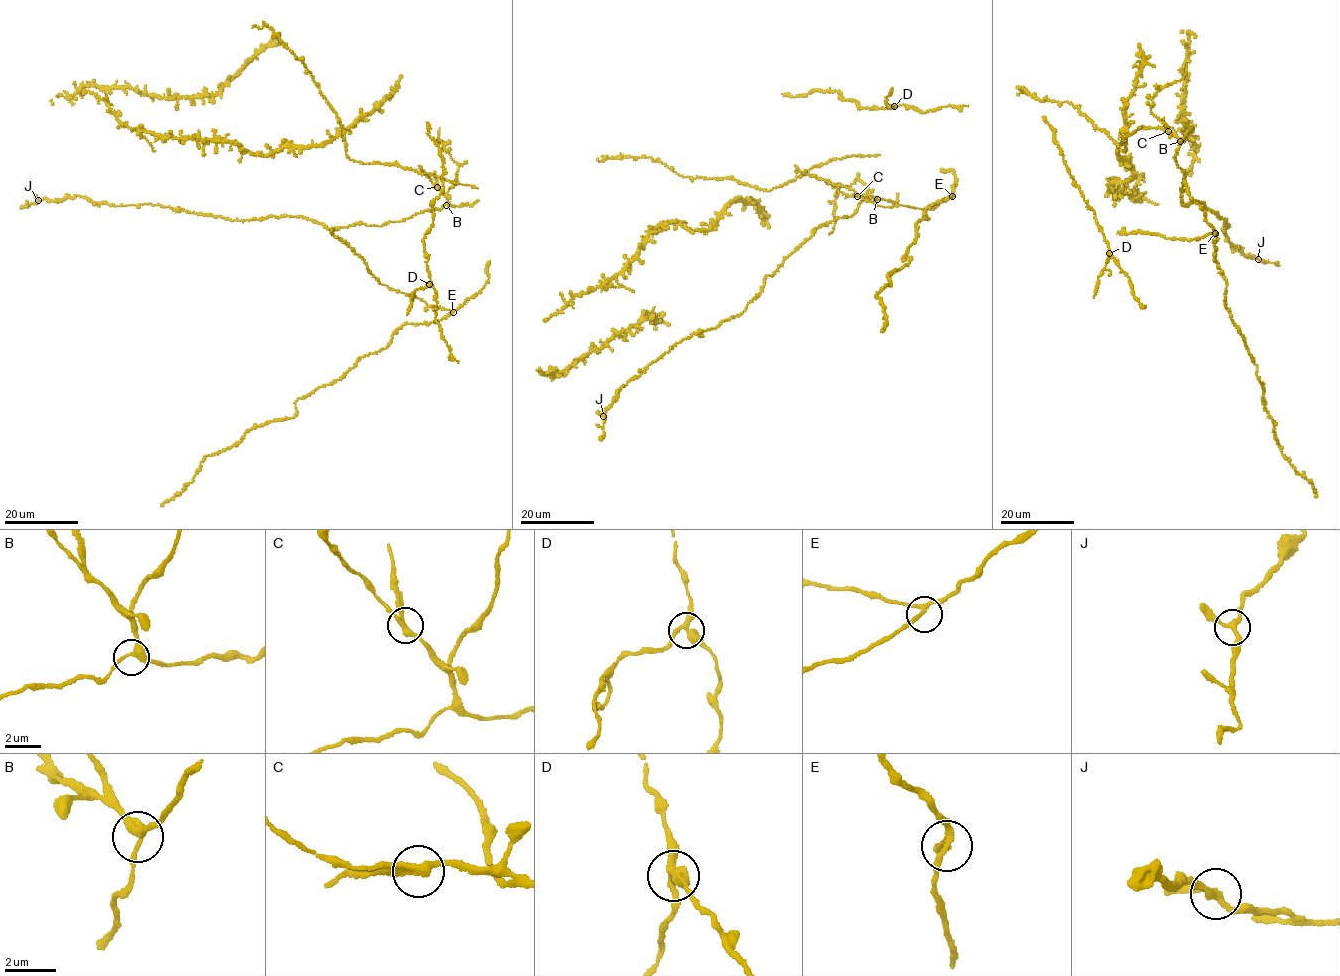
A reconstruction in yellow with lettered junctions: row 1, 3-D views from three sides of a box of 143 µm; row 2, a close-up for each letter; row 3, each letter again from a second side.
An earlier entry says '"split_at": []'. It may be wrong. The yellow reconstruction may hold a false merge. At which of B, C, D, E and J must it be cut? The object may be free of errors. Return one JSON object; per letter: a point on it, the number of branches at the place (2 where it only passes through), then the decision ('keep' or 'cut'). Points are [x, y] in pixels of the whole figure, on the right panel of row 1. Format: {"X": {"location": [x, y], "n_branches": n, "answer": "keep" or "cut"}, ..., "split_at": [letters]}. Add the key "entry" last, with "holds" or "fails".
{"B": {"location": [1180, 141], "n_branches": 3, "answer": "keep"}, "C": {"location": [1168, 131], "n_branches": 3, "answer": "cut"}, "D": {"location": [1109, 253], "n_branches": 3, "answer": "keep"}, "E": {"location": [1215, 233], "n_branches": 3, "answer": "keep"}, "J": {"location": [1258, 259], "n_branches": 3, "answer": "keep"}, "split_at": ["C"], "entry": "fails"}

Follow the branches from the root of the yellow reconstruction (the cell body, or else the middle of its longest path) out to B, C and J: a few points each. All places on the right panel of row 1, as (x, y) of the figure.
B: (1141, 127), (1161, 127), (1180, 141)
C: (1141, 127), (1161, 127), (1168, 131)
J: (1141, 127), (1179, 139), (1183, 204), (1204, 203), (1226, 219), (1231, 247), (1258, 259)

